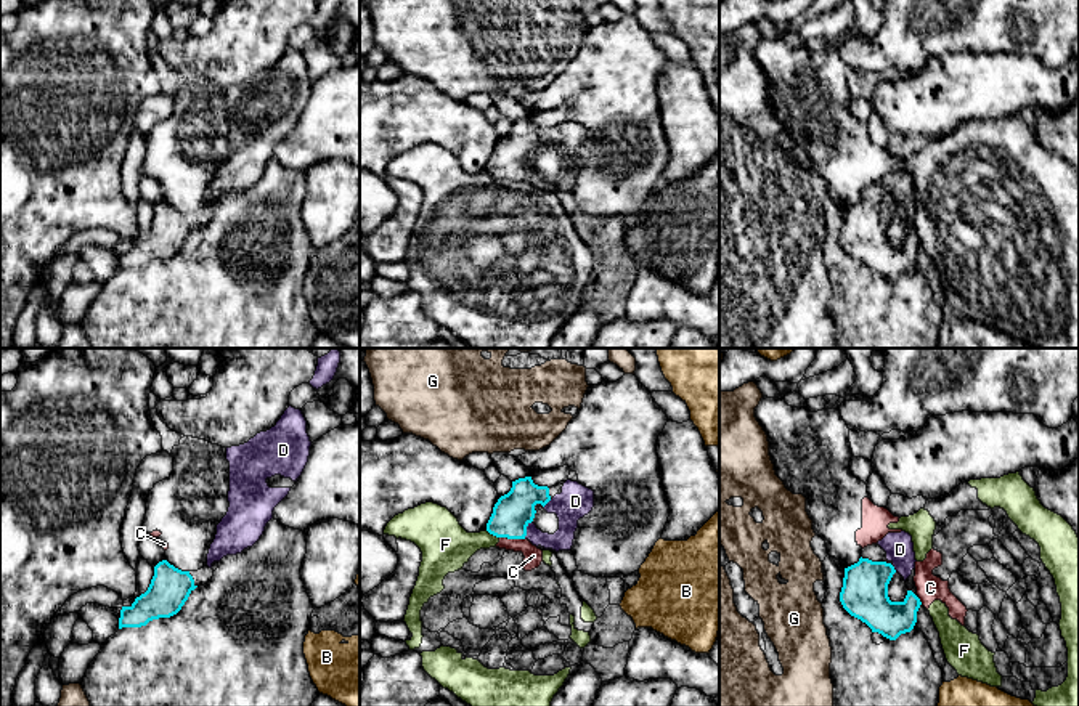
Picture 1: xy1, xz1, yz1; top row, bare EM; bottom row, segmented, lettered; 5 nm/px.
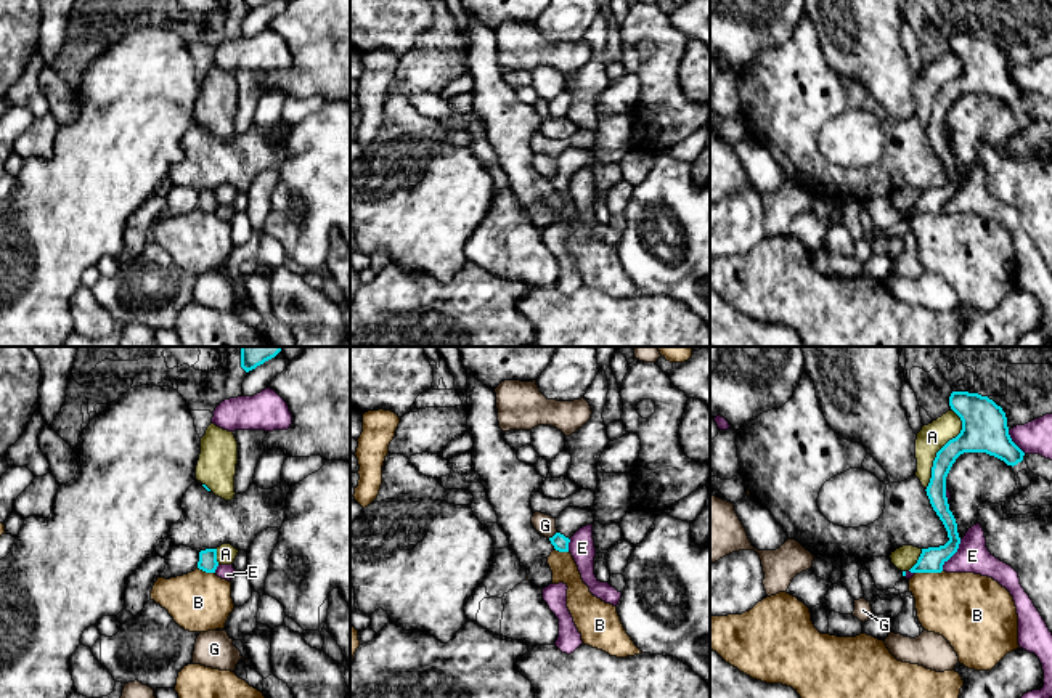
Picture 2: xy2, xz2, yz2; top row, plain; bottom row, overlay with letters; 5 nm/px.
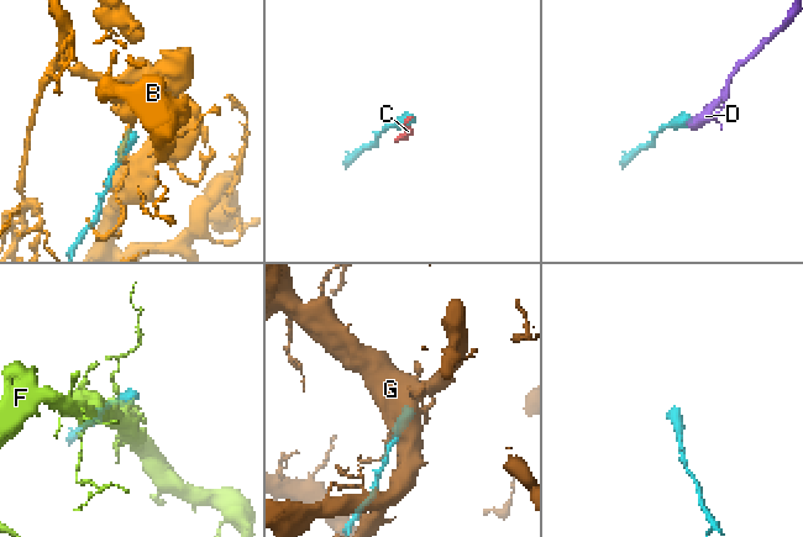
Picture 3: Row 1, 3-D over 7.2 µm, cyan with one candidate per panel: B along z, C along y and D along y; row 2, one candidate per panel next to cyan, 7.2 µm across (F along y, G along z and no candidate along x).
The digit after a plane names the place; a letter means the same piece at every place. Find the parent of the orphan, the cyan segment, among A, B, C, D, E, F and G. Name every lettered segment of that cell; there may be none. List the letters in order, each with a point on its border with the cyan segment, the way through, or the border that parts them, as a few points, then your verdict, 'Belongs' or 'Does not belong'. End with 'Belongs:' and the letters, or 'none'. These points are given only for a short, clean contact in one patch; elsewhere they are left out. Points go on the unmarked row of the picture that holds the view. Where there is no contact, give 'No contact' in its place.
A: Touches cyan at yz2 (941, 89). Does not belong
B: Touches cyan at yz2 (929, 212). Boundary: yz2 (941, 211), (916, 214). Does not belong
C: Touches cyan at xz1 (513, 178). Does not belong
D: Touches cyan at xz1 (525, 170). Path across: xz1 (513, 153), (513, 158), (525, 170), (556, 178), (569, 146). Belongs
E: Touches cyan at yz2 (953, 194). Does not belong
F: Touches cyan at xz1 (492, 174). Does not belong
G: Touches cyan at xz2 (553, 177). Does not belong
Belongs: D

